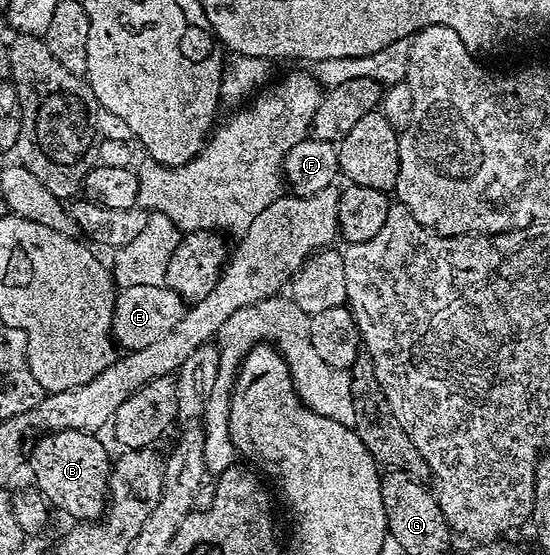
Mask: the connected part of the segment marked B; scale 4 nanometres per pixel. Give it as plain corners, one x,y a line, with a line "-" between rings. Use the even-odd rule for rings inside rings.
80,431
47,433
34,442
28,457
28,465
34,468
37,492
55,510
75,517
72,519
78,523
99,520
107,507
112,457
98,440
95,434

